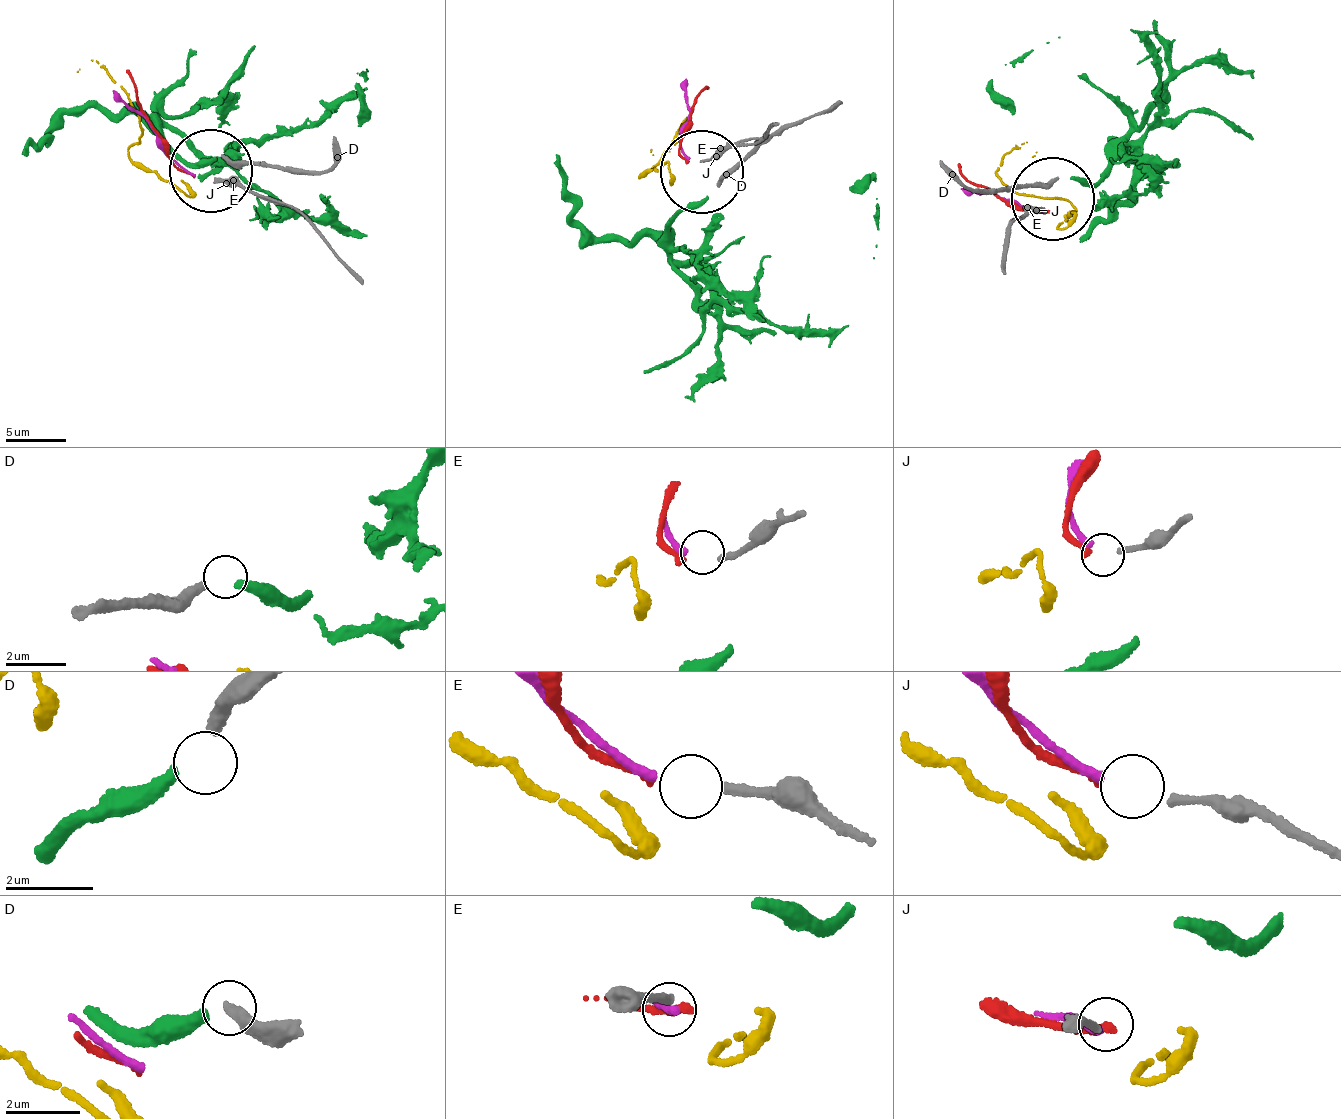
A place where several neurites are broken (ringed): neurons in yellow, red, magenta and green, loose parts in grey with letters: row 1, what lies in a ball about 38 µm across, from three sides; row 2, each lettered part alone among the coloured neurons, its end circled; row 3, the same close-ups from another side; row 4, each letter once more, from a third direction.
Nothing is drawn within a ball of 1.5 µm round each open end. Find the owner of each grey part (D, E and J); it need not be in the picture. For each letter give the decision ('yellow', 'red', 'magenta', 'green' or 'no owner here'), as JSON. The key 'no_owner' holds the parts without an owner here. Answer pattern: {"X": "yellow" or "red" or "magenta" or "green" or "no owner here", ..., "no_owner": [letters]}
{"D": "green", "E": "no owner here", "J": "magenta", "no_owner": ["E"]}

